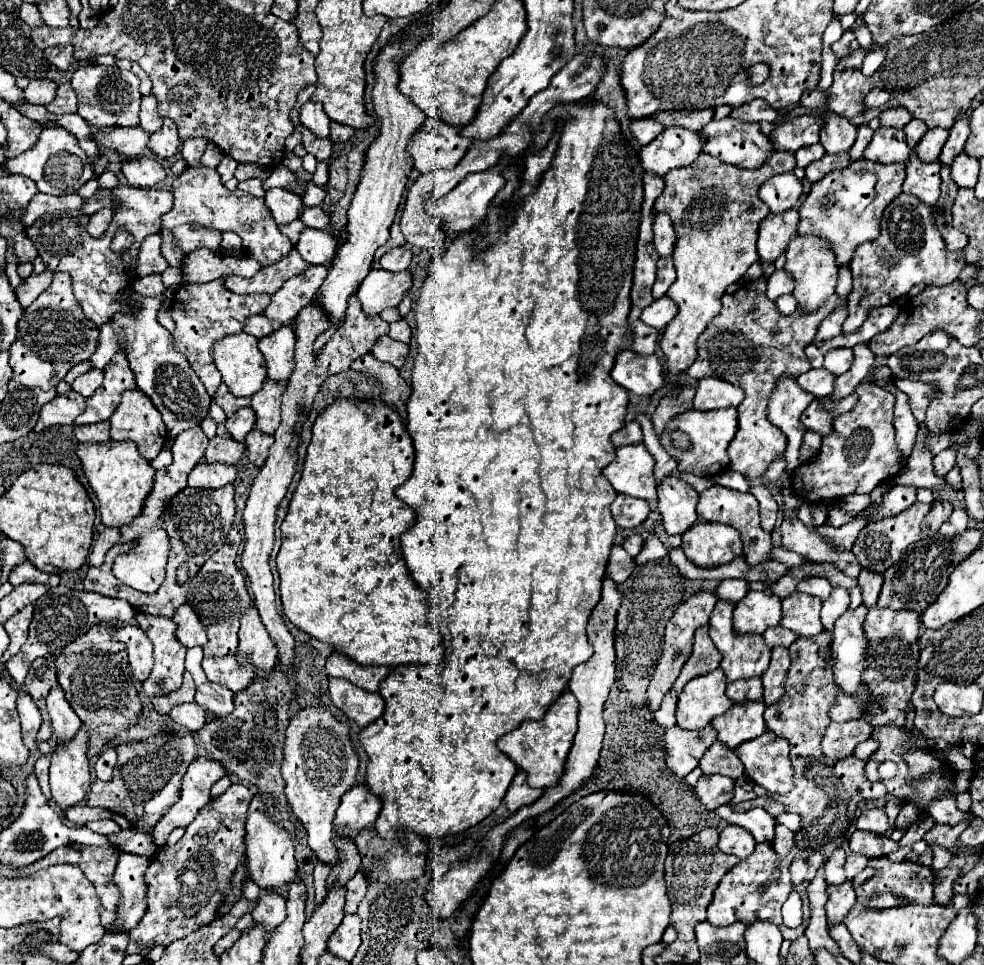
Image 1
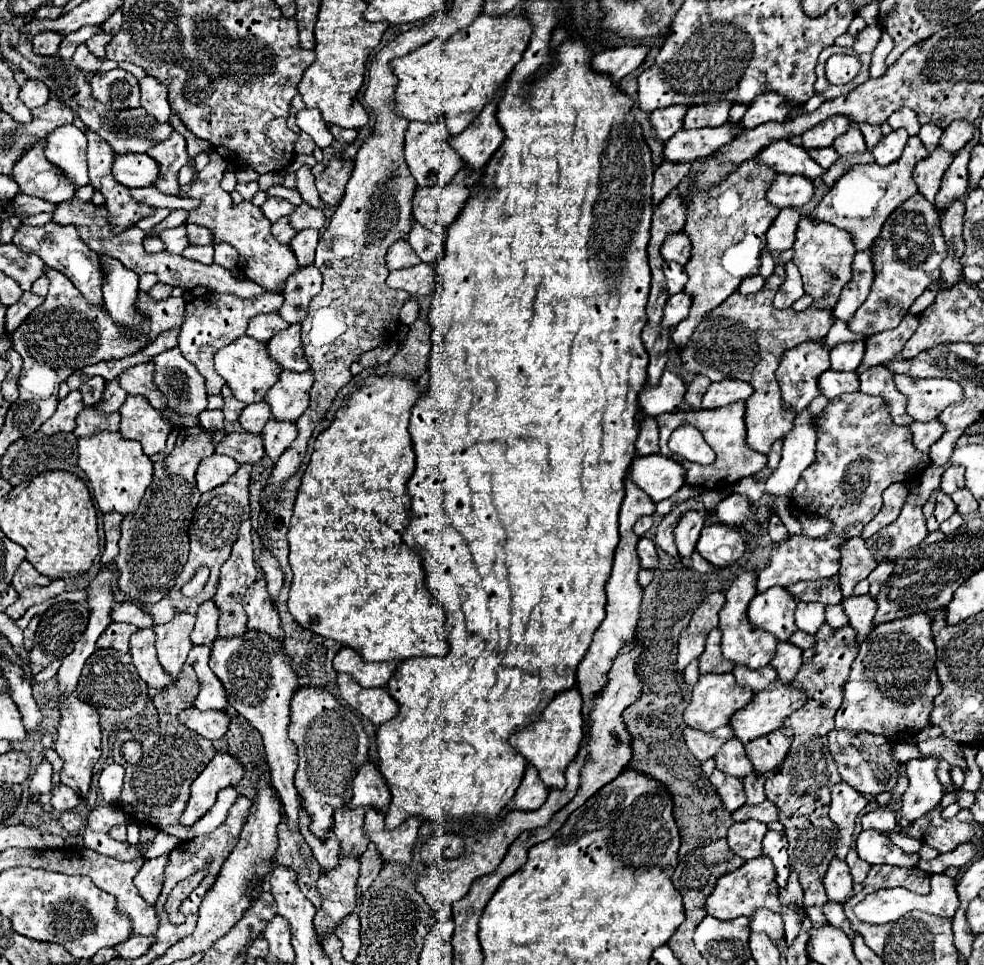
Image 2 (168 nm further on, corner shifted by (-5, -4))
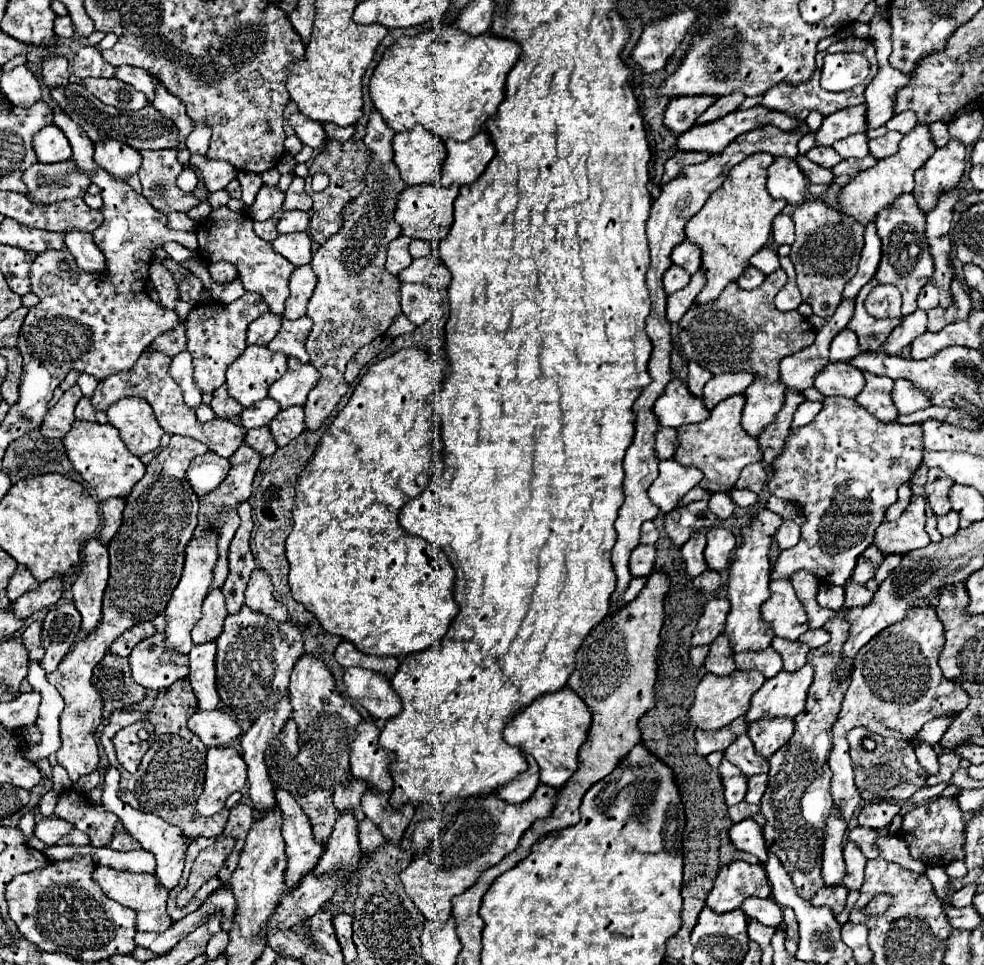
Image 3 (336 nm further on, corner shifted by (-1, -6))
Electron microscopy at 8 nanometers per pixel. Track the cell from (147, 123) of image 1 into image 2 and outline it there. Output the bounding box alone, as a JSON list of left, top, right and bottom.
[139,75,171,123]

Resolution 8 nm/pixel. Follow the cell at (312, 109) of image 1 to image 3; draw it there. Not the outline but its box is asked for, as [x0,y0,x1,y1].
[289,113,327,149]

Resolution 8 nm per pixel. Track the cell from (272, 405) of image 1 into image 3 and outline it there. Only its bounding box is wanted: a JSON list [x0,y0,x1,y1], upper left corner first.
[269,359,319,409]

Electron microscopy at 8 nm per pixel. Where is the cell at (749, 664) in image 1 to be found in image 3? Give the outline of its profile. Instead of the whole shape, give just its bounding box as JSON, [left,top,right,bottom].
[725,509,783,653]

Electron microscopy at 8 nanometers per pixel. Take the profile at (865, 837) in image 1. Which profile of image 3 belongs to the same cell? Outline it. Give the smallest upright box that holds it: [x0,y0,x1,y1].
[849,827,879,859]

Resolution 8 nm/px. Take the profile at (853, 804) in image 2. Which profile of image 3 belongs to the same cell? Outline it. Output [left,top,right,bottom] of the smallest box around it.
[827,607,967,823]

